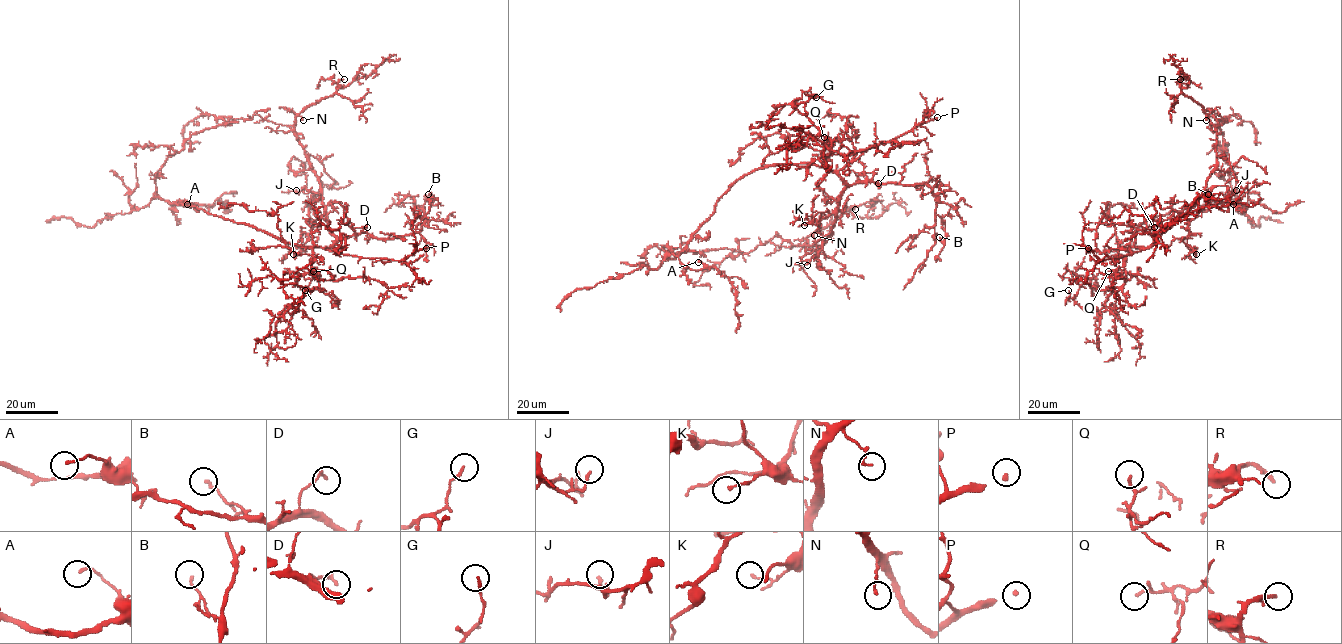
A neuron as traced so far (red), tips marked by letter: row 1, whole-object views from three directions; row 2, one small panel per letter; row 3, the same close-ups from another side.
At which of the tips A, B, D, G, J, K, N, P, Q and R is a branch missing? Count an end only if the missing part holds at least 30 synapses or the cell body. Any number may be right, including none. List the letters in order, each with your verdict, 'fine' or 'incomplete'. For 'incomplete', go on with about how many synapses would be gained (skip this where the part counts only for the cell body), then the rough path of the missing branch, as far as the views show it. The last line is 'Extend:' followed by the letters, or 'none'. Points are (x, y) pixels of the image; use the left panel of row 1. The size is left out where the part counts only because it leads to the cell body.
A: fine
B: fine
D: fine
G: fine
J: fine
K: fine
N: fine
P: fine
Q: fine
R: incomplete; about 45 synapses; missing branch runs (344, 79), (348, 76), (334, 70), (333, 53), (336, 50)
Extend: R

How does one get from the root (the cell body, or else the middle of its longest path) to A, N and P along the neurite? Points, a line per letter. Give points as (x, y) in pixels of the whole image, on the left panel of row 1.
A: (271, 234), (193, 206), (167, 202), (187, 204)
N: (271, 234), (305, 246), (328, 248), (336, 240), (319, 180), (294, 132), (295, 118), (303, 120)
P: (271, 234), (288, 242), (320, 246), (360, 257), (403, 260), (426, 248)

